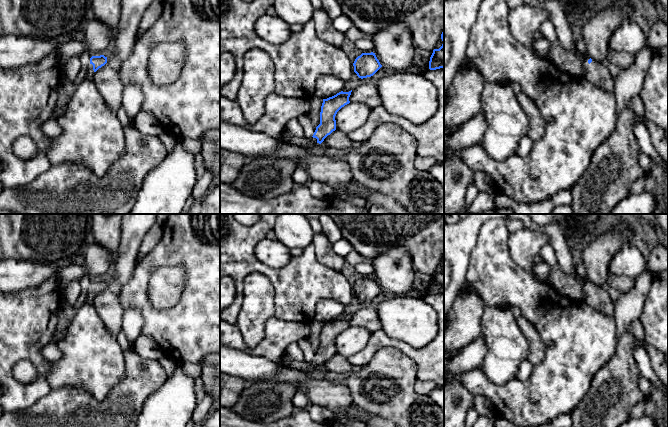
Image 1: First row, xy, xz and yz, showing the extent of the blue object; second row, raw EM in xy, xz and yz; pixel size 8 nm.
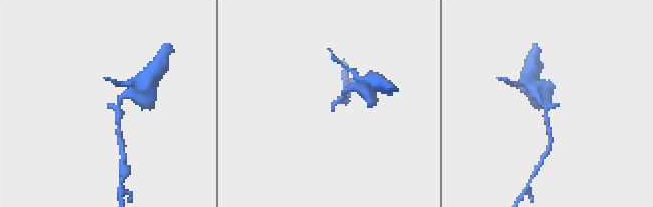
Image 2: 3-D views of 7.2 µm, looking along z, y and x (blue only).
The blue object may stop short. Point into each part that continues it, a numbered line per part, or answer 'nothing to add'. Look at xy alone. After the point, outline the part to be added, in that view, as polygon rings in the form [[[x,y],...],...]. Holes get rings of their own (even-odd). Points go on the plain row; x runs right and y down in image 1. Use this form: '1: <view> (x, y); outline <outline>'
1: xy (90, 297); outline [[[89,288],[87,291],[87,297],[85,299],[85,304],[92,305],[94,298],[95,298],[95,296],[93,294],[93,289]]]

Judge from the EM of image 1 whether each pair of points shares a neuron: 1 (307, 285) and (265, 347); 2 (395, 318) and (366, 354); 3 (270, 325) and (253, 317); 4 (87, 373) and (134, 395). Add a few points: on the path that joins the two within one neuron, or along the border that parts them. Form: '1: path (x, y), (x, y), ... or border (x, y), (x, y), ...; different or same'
1: border (274, 315), (280, 319), (306, 324); different
2: border (381, 329), (390, 337), (405, 342); different
3: border (273, 315), (265, 323), (265, 336), (256, 345); different
4: border (124, 364), (124, 377), (103, 399), (96, 400); different

